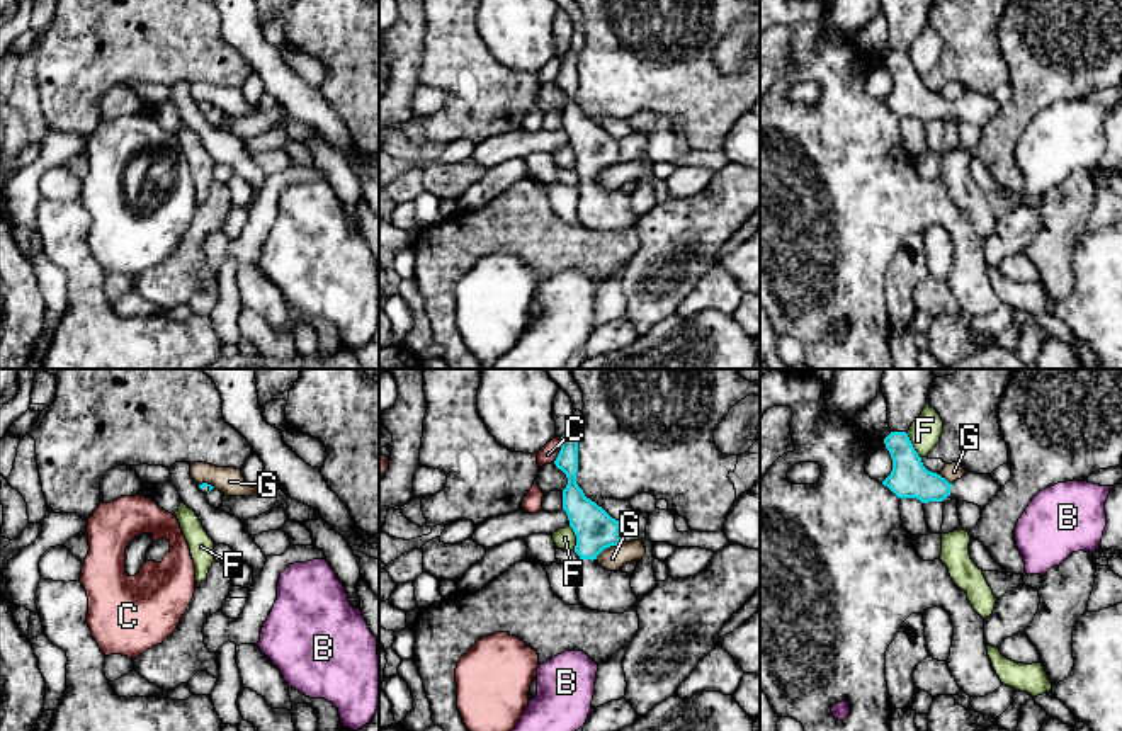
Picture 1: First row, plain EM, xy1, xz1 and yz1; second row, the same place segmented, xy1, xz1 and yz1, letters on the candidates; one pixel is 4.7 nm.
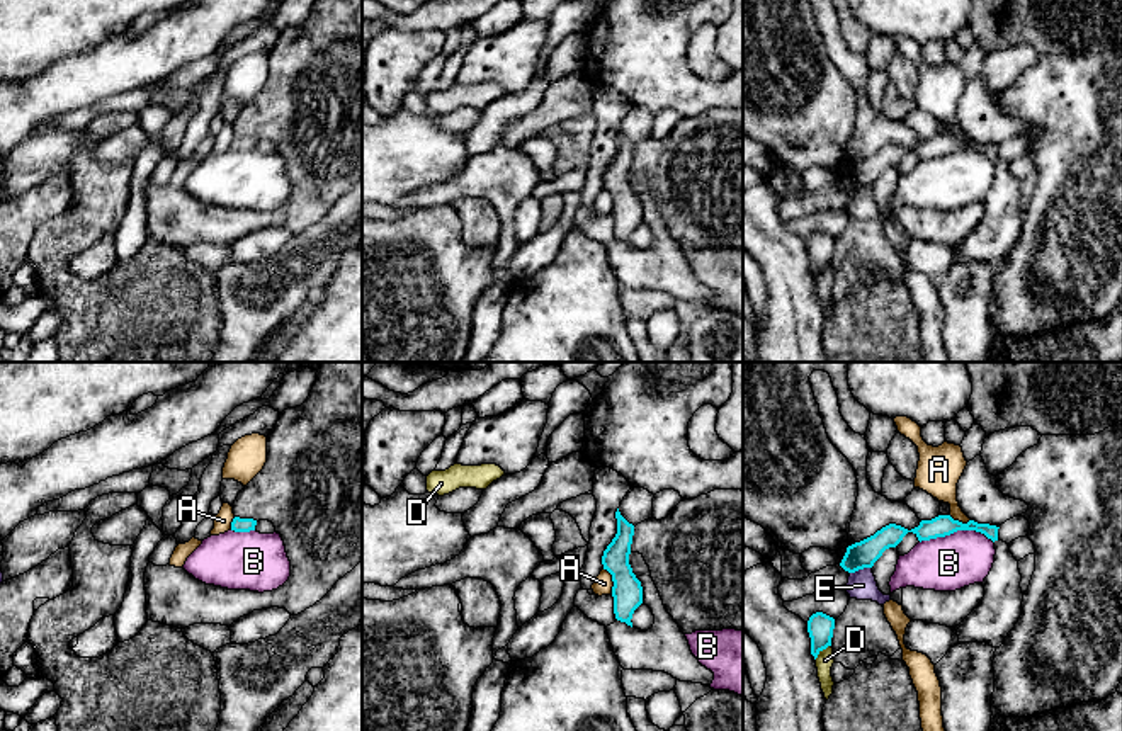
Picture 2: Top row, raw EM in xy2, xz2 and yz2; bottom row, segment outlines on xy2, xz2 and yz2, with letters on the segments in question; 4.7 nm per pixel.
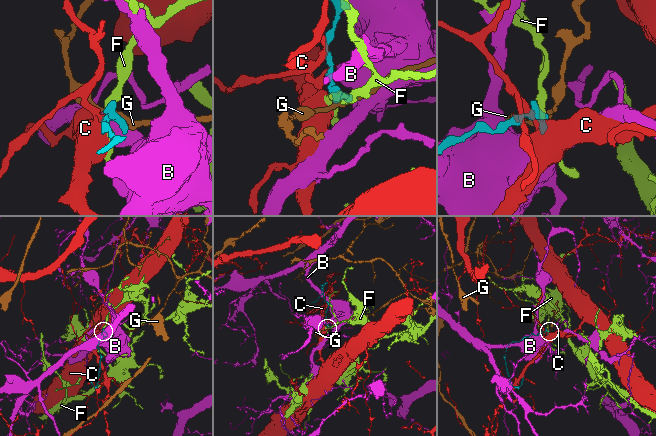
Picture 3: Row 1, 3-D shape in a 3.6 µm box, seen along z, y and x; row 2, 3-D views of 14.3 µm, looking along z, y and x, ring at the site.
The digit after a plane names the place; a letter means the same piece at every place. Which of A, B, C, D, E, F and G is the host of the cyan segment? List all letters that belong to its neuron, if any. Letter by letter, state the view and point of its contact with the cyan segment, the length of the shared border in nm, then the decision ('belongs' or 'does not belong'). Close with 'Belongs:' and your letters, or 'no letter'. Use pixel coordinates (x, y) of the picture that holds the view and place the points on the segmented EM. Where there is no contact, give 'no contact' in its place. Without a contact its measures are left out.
A: xz2 (612, 580) | 130 nm | does not belong
B: yz2 (956, 531) | 360 nm | does not belong
C: xz1 (561, 449) | 130 nm | does not belong
D: yz2 (821, 650) | 100 nm | does not belong
E: yz2 (861, 568) | 110 nm | does not belong
F: xz1 (577, 538) | 120 nm | does not belong
G: xz1 (607, 546) | 150 nm | does not belong
Belongs: no letter

